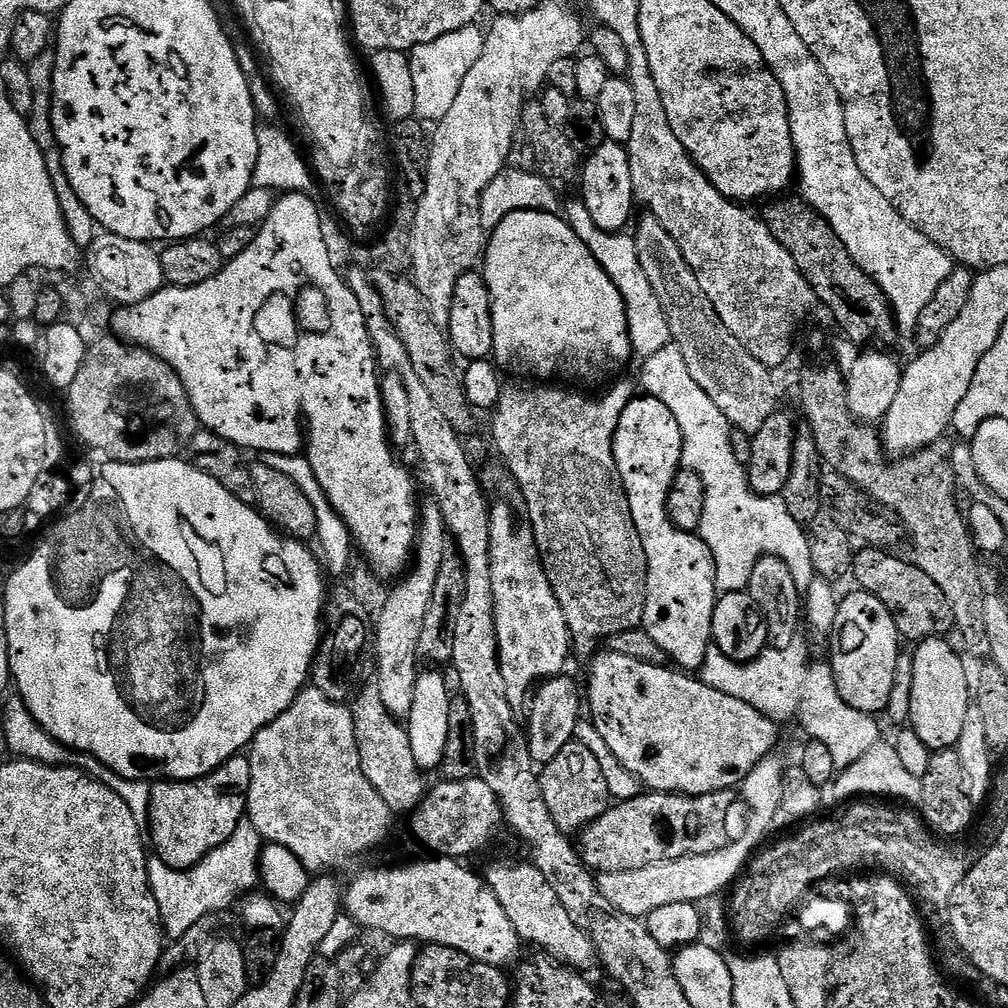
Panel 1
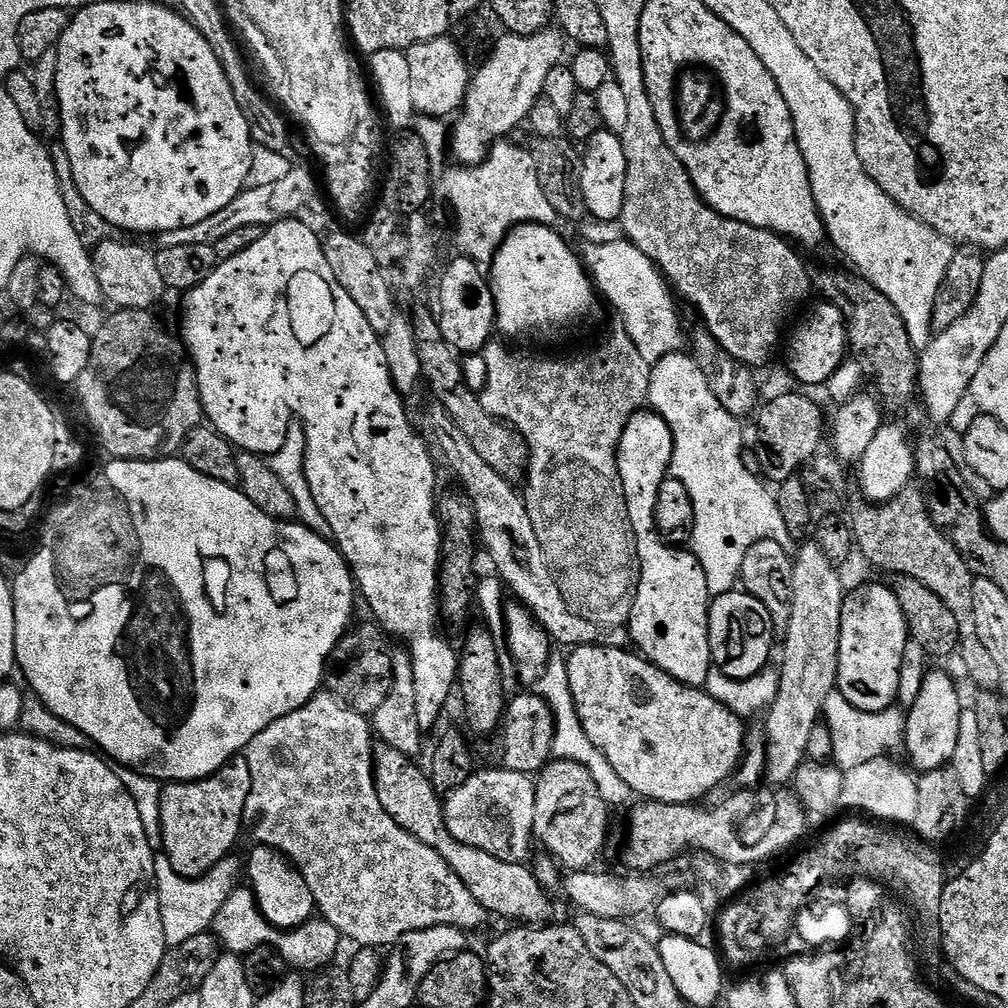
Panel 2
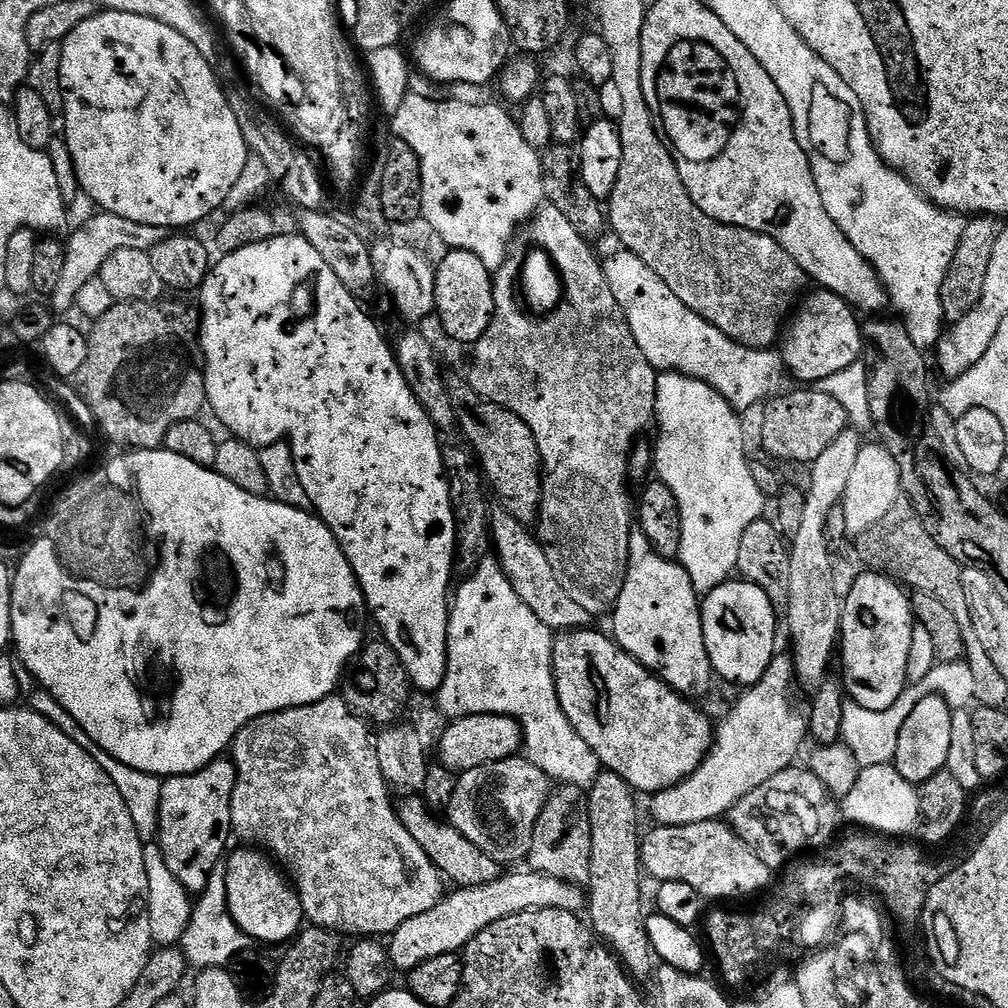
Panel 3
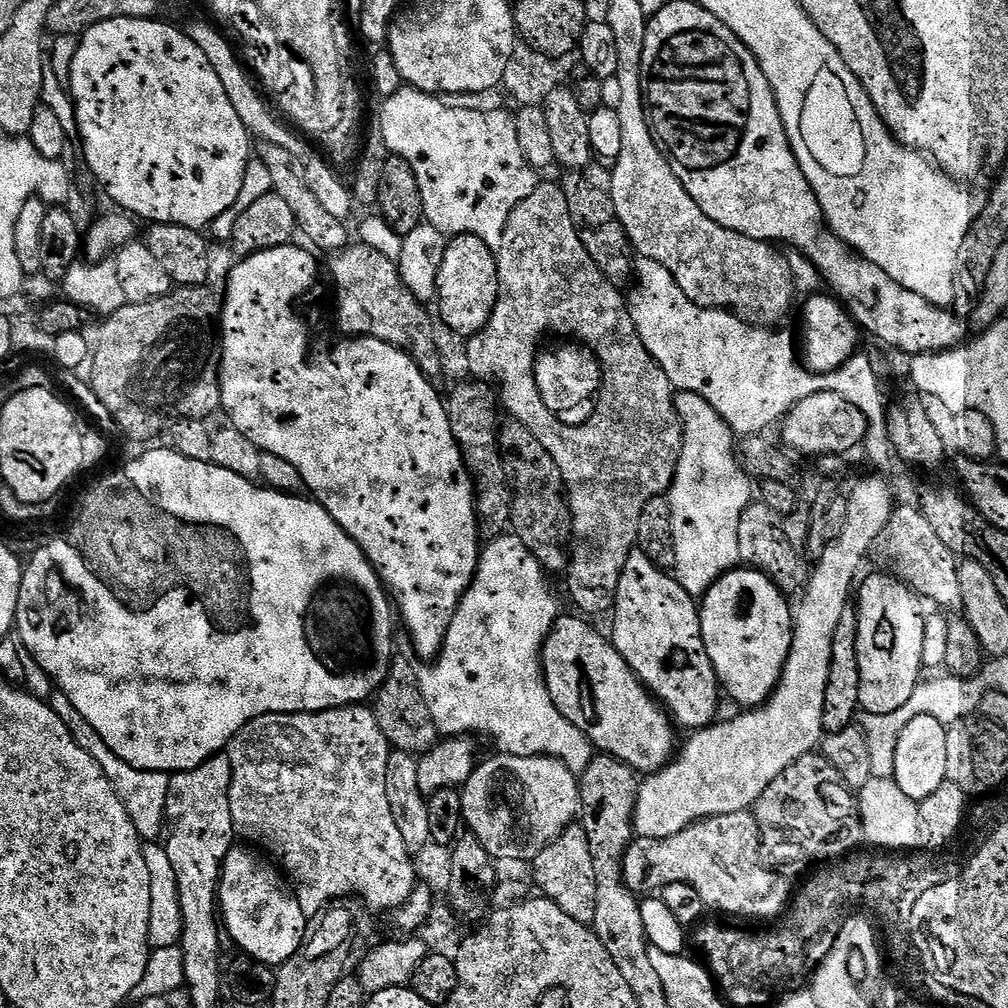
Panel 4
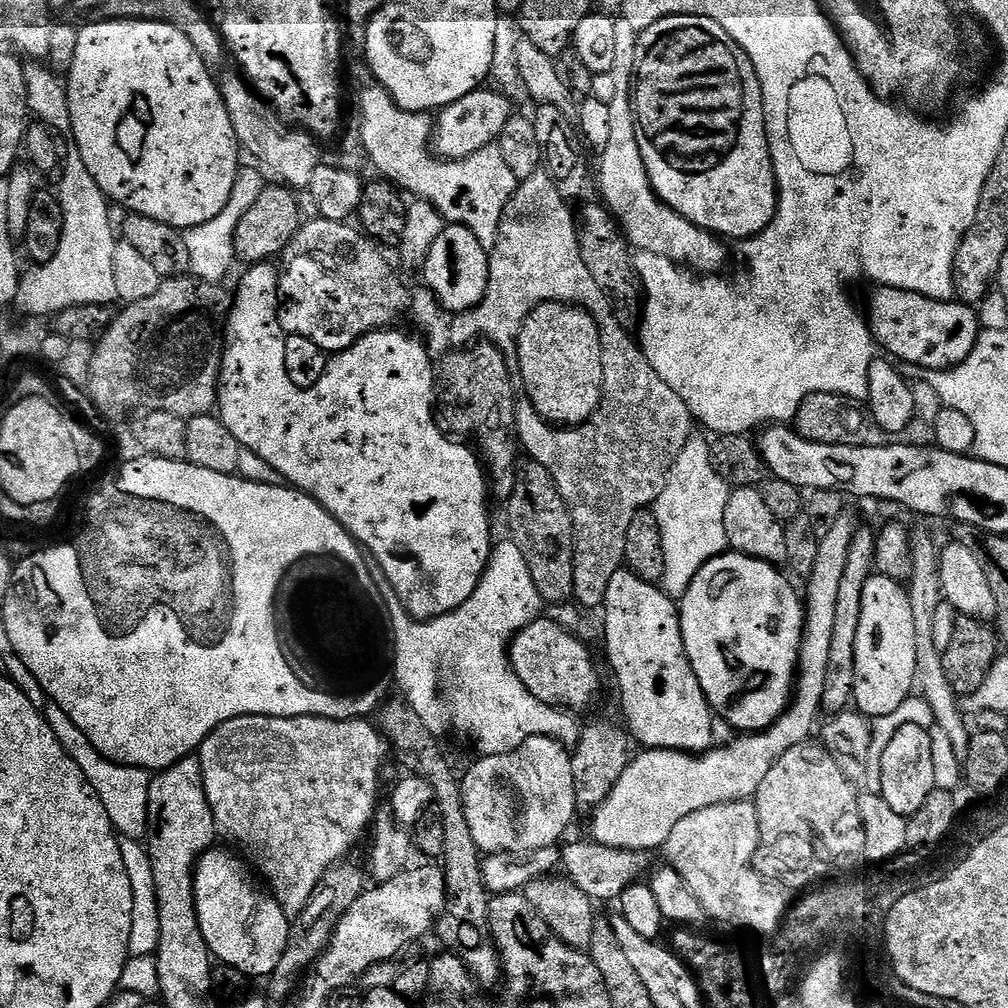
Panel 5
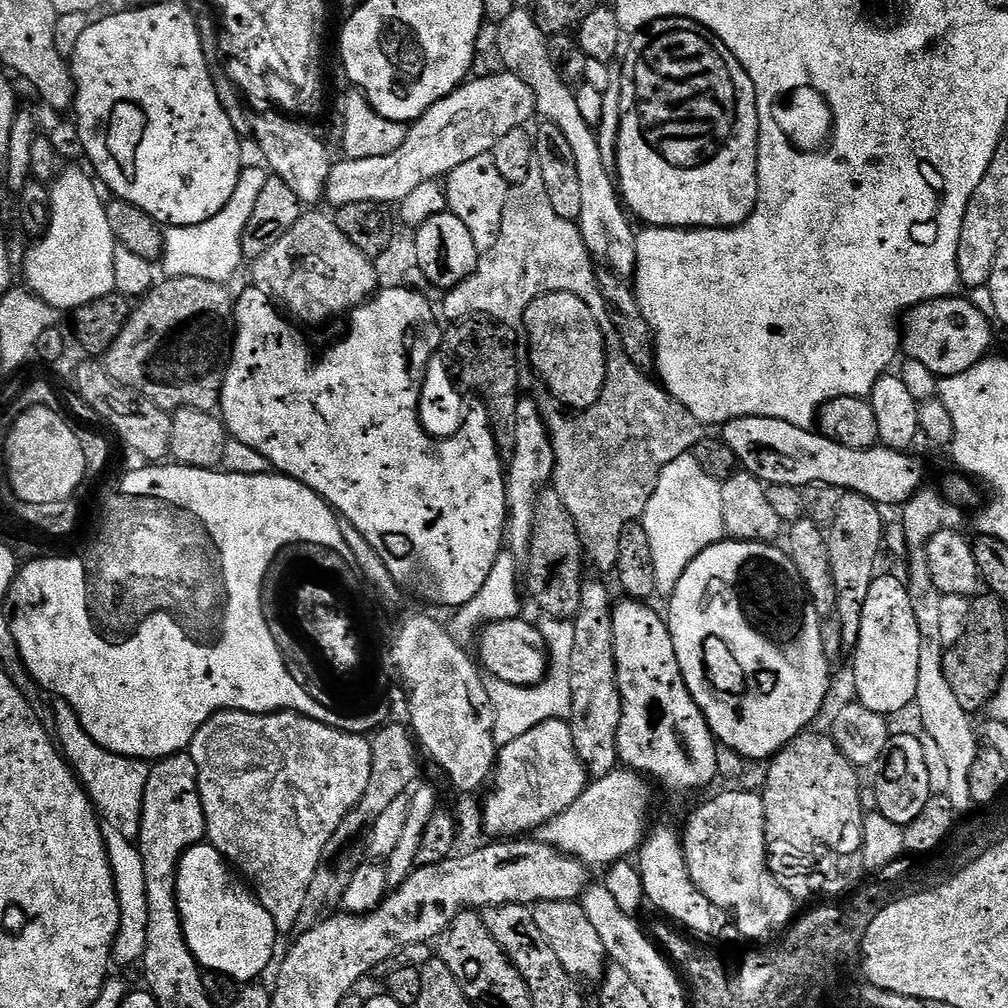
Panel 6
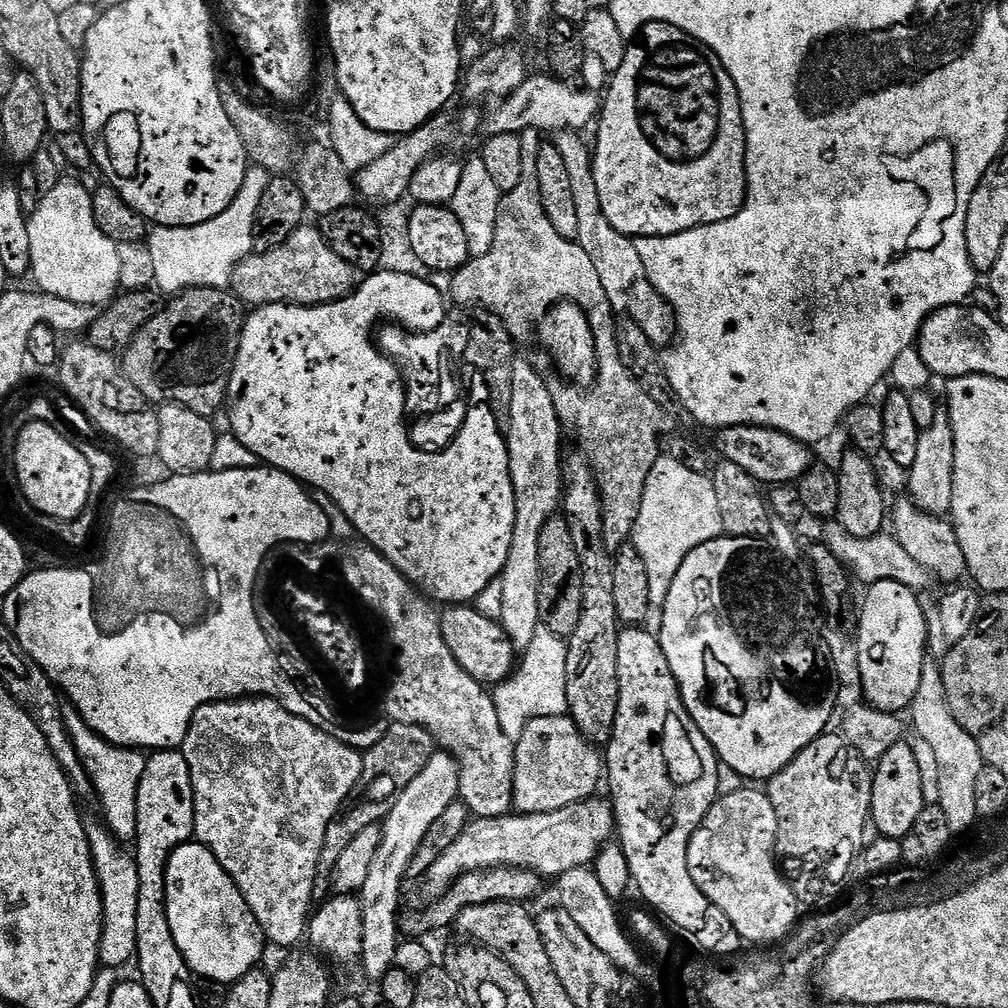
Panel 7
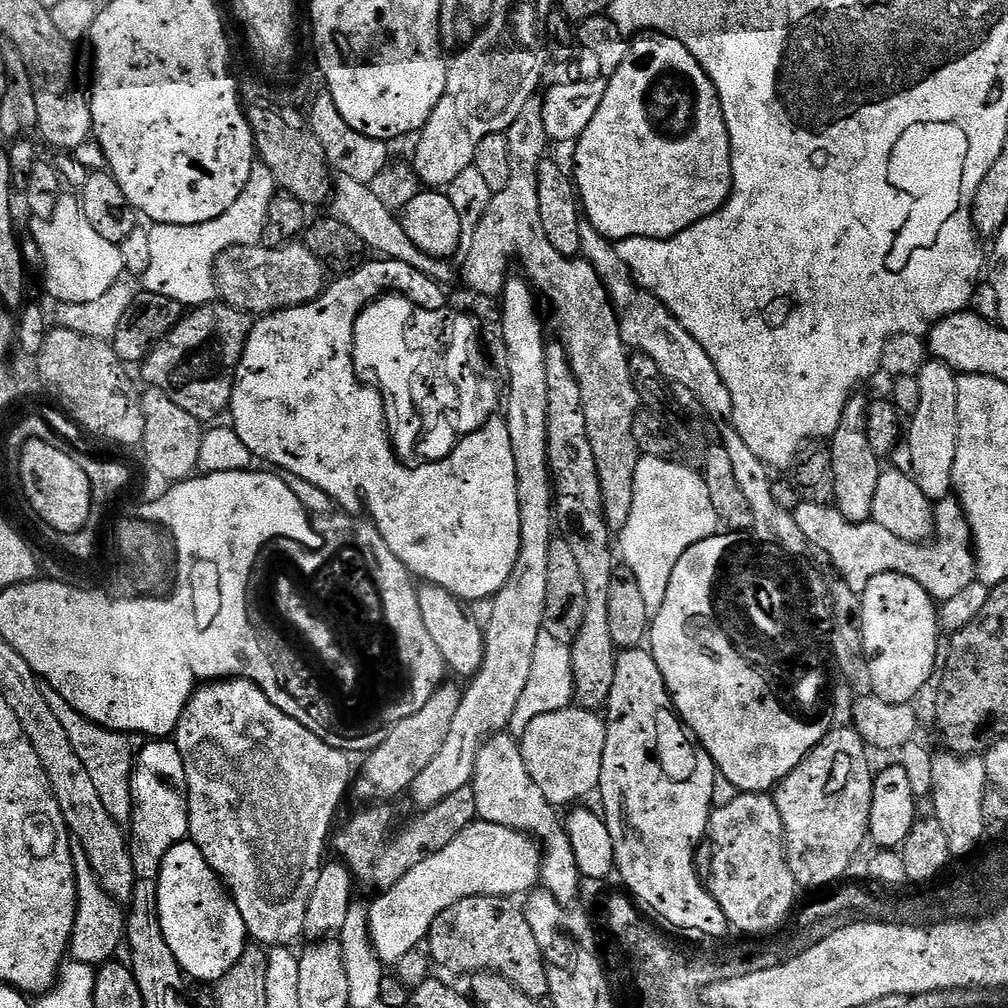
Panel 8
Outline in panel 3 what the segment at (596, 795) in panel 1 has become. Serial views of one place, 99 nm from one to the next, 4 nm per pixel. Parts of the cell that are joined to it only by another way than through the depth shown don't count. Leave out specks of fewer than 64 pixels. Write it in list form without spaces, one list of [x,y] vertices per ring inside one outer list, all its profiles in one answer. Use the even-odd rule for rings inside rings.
[[[572,785],[557,787],[548,797],[535,824],[527,863],[535,871],[568,883],[585,883],[591,874],[593,836],[590,830],[587,793]]]

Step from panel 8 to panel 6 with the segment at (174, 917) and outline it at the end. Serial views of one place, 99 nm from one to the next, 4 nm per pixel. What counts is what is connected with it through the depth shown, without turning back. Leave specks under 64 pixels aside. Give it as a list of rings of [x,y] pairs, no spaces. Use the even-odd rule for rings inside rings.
[[[201,842],[184,851],[176,871],[176,901],[182,918],[184,937],[201,969],[208,971],[209,968],[212,972],[221,972],[232,980],[256,982],[268,967],[273,967],[272,955],[276,952],[278,939],[274,918],[270,918],[270,914],[260,905],[260,901],[241,883],[237,873],[213,844]]]

